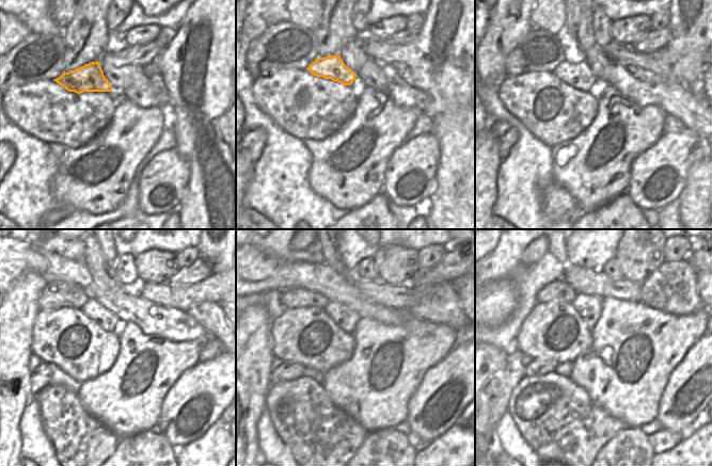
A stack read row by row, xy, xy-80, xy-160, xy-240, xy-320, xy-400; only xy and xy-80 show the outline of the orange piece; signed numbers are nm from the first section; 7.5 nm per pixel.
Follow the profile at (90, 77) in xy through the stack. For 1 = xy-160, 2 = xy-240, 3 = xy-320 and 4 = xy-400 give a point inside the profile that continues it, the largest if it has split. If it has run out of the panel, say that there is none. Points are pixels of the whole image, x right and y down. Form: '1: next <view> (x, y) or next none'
1: next xy-160 (579, 76)
2: next xy-240 (104, 318)
3: next xy-320 (346, 319)
4: next xy-400 (588, 306)

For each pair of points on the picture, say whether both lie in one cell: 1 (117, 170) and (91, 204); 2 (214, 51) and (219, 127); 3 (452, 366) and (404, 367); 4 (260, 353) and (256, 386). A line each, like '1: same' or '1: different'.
1: same
2: same
3: different
4: same

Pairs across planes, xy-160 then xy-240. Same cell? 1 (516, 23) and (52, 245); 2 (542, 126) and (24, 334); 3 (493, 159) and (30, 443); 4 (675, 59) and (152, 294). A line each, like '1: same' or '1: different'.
1: different
2: different
3: different
4: different

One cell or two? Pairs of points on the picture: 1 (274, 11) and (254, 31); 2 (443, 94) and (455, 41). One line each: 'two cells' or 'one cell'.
1: one cell
2: one cell

